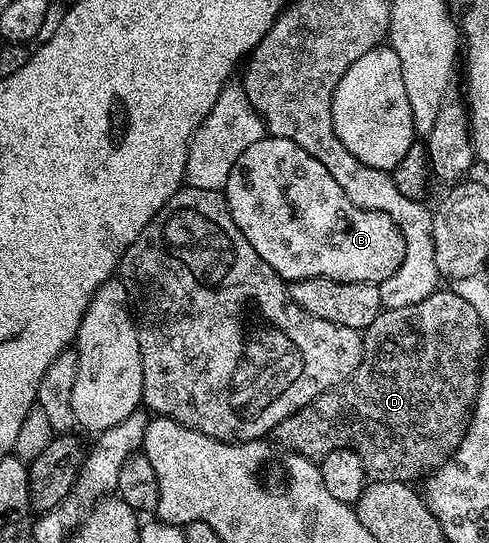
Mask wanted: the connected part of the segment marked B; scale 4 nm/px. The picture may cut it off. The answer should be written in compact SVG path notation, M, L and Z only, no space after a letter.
M267 134L260 142L252 142L252 146L236 158L224 195L240 234L252 242L252 250L287 282L323 276L340 282L379 285L384 278L396 274L400 262L404 262L404 238L396 222L392 222L388 214L356 206L348 194L340 190L336 178L324 170L323 164L316 162L308 150L296 146L296 142L288 142L288 138Z

